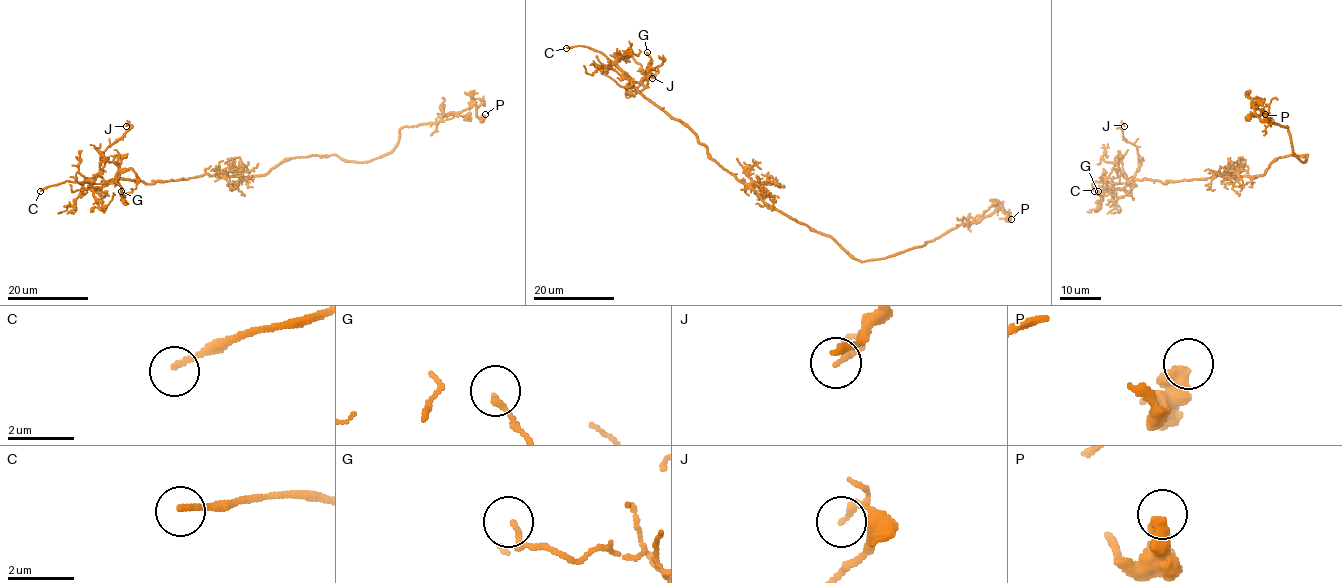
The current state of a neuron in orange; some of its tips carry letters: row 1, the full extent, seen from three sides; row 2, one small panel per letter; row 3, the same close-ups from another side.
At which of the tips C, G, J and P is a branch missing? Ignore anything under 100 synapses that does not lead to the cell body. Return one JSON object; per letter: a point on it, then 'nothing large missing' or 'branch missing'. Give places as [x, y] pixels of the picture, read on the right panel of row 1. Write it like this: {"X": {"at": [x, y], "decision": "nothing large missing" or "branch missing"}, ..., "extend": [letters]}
{"C": {"at": [1094, 191], "decision": "branch missing"}, "G": {"at": [1098, 191], "decision": "nothing large missing"}, "J": {"at": [1124, 126], "decision": "nothing large missing"}, "P": {"at": [1265, 114], "decision": "nothing large missing"}, "extend": ["C"]}

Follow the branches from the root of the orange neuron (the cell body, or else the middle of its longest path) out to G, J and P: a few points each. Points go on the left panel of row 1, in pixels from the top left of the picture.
G: (265, 173), (203, 174), (153, 184), (108, 180), (119, 184), (121, 191)
J: (265, 173), (203, 174), (153, 184), (106, 180), (99, 170), (102, 152), (129, 129), (129, 124), (126, 126)
P: (265, 173), (291, 157), (369, 161), (389, 153), (404, 127), (438, 123), (473, 104), (480, 119), (485, 114)

